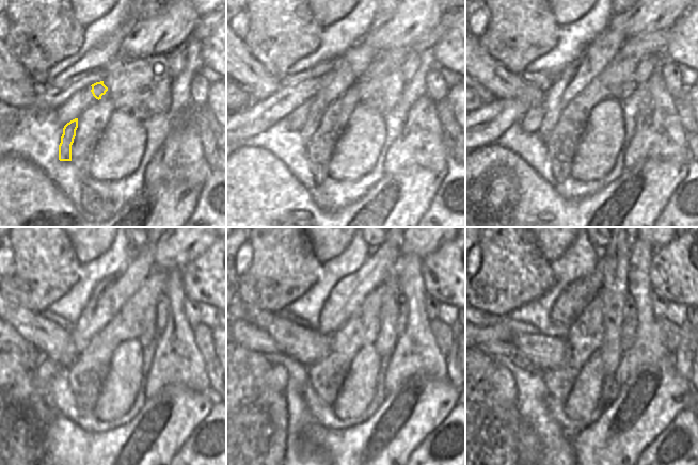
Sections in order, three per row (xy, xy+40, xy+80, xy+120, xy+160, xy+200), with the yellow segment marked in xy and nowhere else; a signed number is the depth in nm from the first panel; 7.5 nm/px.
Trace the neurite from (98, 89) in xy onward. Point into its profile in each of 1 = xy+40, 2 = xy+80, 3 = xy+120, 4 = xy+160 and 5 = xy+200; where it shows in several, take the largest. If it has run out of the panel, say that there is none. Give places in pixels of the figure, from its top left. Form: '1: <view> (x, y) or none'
1: xy+40 (349, 66)
2: xy+80 (576, 76)
3: xy+120 (109, 295)
4: xy+160 (347, 295)
5: xy+200 (570, 304)

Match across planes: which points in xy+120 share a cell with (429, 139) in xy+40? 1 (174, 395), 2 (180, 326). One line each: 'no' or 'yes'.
1: no
2: yes

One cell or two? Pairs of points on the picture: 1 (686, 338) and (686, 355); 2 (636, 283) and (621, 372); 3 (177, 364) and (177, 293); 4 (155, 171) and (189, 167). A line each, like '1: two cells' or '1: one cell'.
1: one cell
2: one cell
3: one cell
4: one cell

